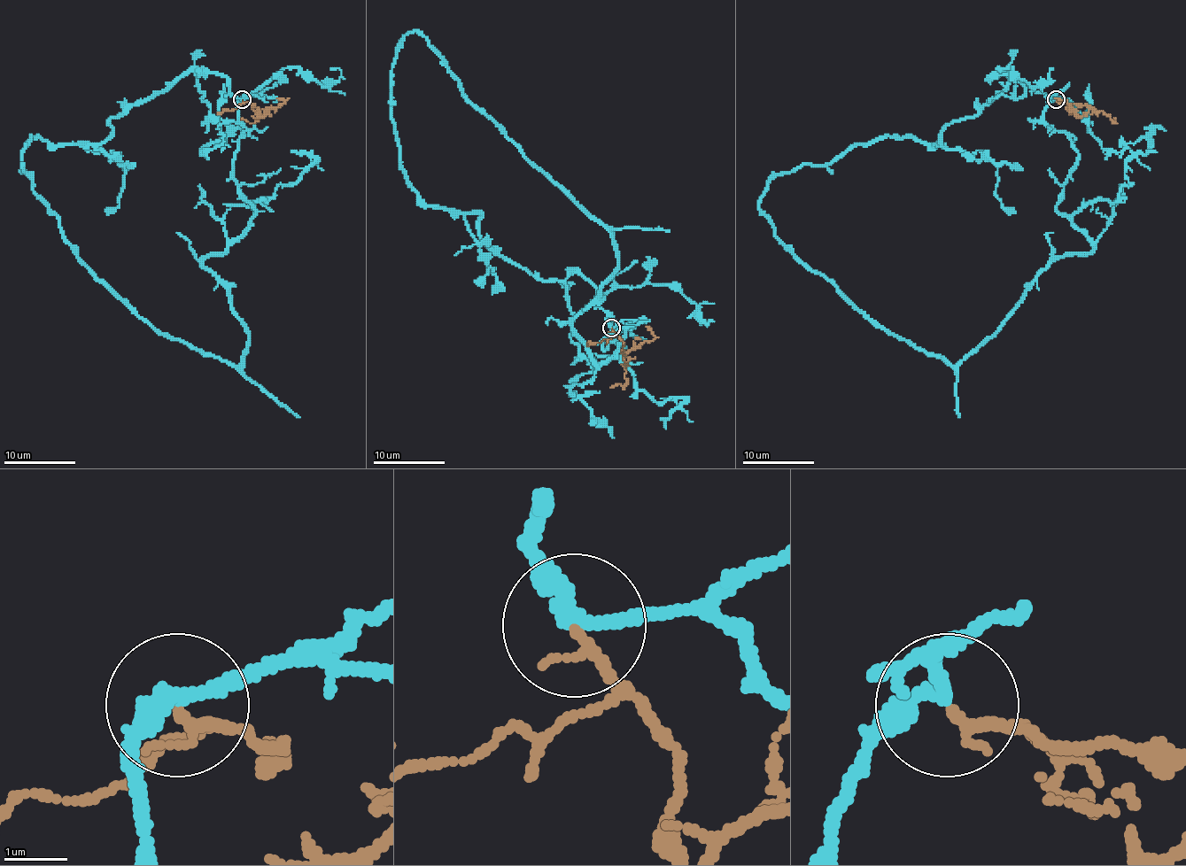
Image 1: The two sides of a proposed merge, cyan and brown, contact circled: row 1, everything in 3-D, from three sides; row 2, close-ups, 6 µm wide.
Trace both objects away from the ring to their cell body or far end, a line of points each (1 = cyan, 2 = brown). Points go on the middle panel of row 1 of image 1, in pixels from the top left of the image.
1: (612, 328), (596, 364), (572, 321), (607, 228), (409, 31), (406, 183), (561, 282), (570, 387), (614, 437)
2: (612, 328), (623, 343), (623, 359), (626, 362), (626, 355), (631, 350), (655, 337), (646, 327)

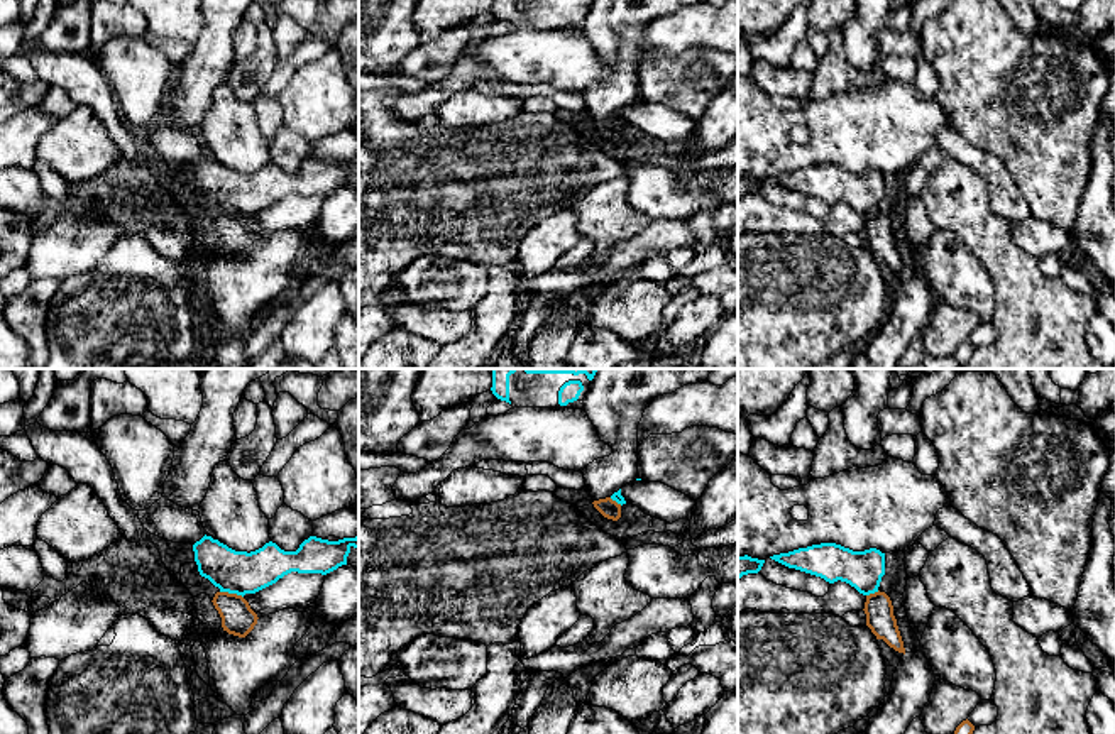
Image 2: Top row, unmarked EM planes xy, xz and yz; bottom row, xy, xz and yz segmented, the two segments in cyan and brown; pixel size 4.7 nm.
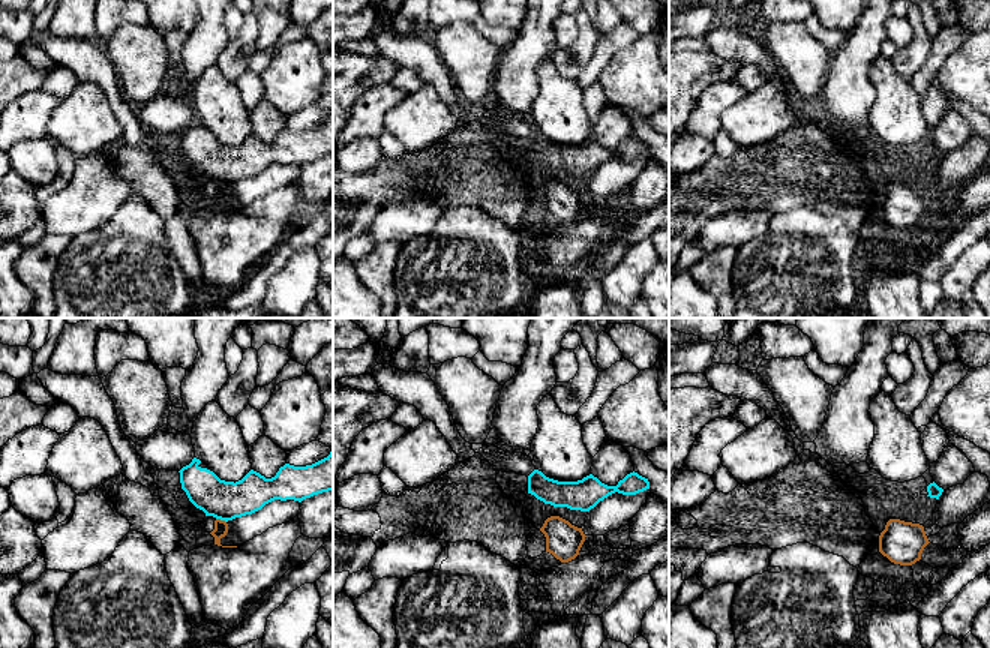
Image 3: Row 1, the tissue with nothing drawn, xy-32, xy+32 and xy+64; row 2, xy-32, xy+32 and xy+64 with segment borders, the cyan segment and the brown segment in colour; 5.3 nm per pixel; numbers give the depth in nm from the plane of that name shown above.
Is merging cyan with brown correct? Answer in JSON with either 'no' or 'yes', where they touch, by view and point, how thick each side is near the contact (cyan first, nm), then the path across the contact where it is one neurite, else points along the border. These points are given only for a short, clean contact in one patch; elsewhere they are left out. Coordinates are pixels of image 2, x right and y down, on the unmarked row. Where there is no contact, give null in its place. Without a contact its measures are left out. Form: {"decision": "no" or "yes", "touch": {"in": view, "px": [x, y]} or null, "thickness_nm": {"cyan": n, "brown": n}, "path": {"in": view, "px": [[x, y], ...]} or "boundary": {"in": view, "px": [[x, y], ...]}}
{"decision": "no", "touch": {"in": "xy", "px": [232, 213]}, "thickness_nm": {"cyan": 200, "brown": 160}, "boundary": {"in": "xy", "px": [[220, 212], [242, 219]]}}

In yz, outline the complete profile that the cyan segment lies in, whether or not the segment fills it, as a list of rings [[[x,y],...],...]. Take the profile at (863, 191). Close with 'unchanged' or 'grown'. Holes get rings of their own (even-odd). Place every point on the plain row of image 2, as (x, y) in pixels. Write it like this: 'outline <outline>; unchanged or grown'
outline [[[821,164],[770,179],[829,205],[846,203],[863,216],[878,213],[885,196],[885,174],[876,169],[853,173],[836,164]]]; unchanged

